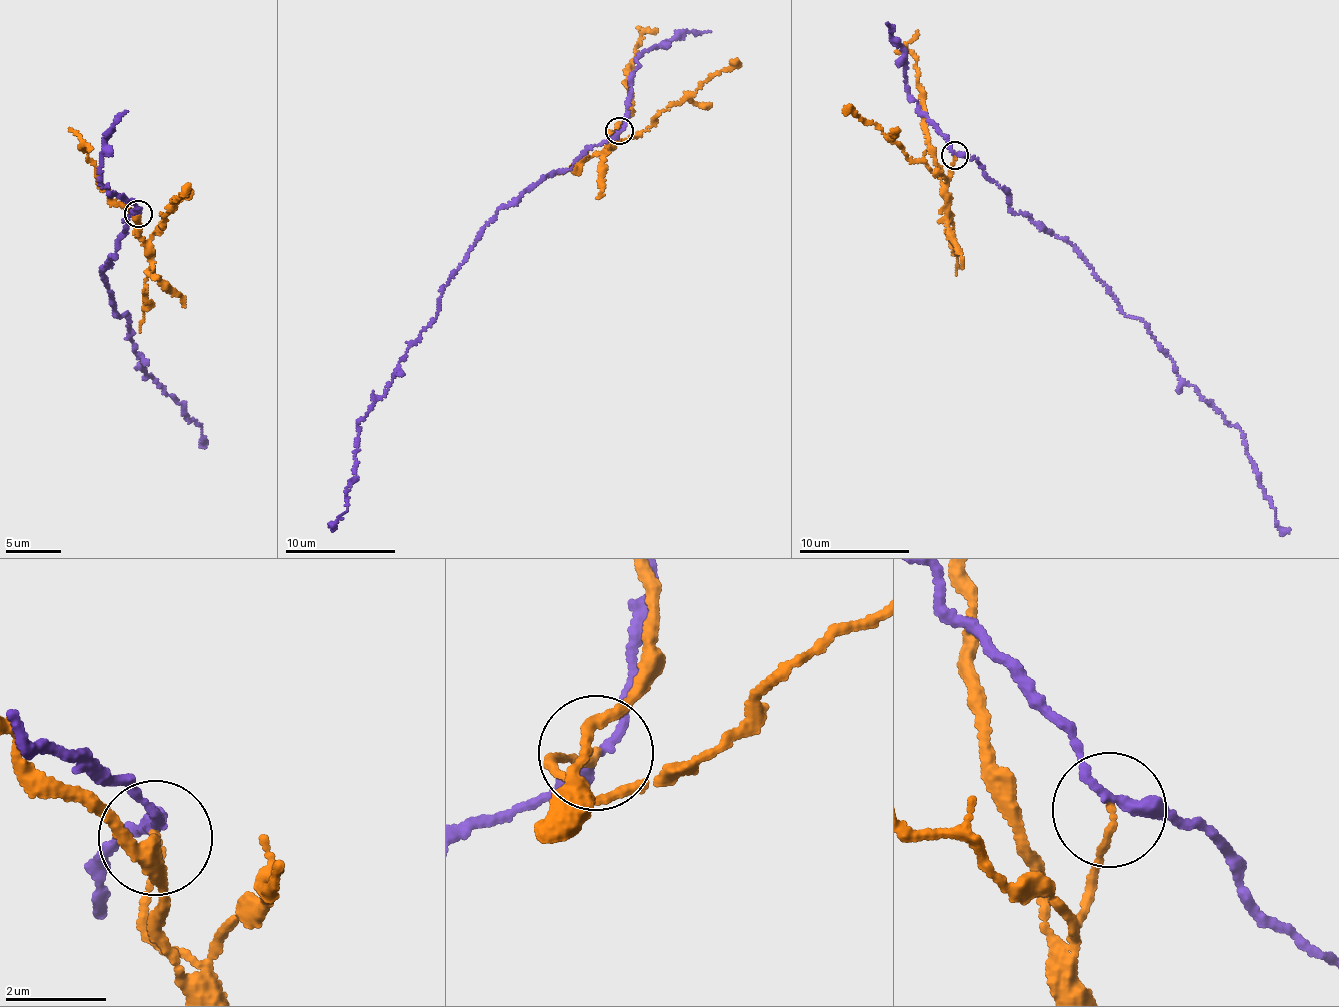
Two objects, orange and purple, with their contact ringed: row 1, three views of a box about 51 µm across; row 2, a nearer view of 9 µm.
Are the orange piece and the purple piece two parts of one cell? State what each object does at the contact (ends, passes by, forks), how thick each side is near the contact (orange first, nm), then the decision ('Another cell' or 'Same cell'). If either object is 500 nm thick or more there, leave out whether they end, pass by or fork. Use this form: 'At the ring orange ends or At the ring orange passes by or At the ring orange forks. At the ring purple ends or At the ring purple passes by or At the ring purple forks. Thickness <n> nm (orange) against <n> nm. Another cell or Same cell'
At the ring orange ends. At the ring purple passes by. Thickness 110 nm (orange) against 240 nm. Another cell

